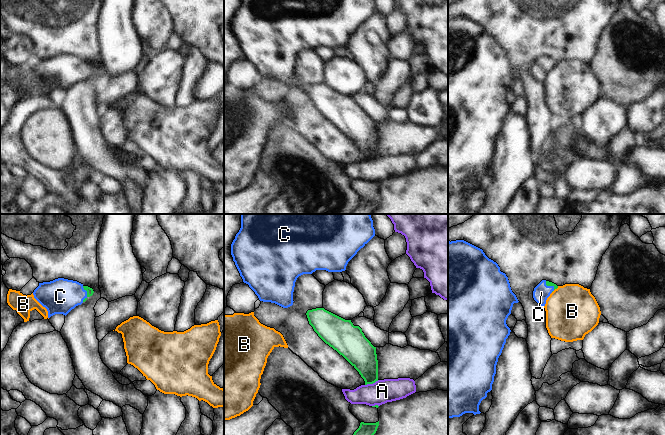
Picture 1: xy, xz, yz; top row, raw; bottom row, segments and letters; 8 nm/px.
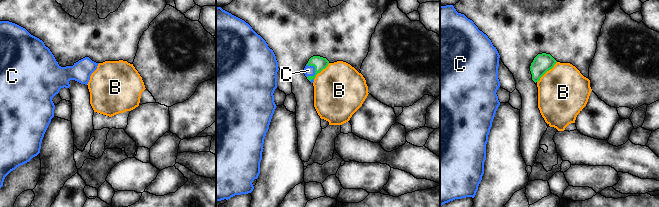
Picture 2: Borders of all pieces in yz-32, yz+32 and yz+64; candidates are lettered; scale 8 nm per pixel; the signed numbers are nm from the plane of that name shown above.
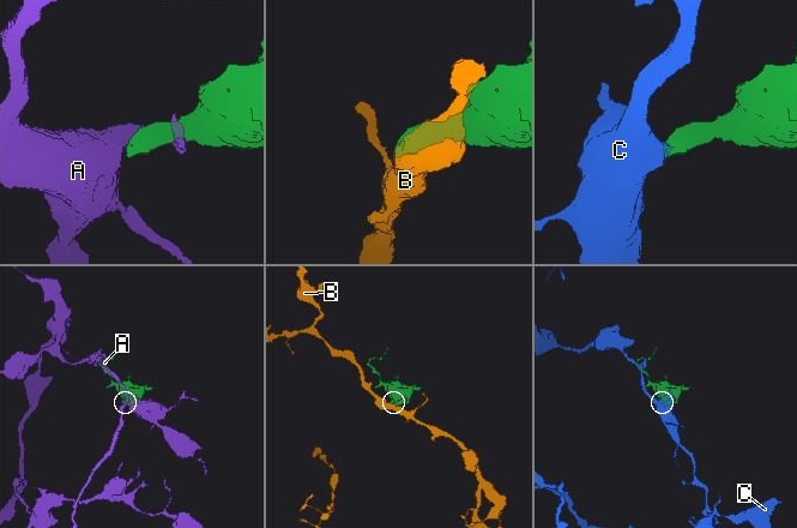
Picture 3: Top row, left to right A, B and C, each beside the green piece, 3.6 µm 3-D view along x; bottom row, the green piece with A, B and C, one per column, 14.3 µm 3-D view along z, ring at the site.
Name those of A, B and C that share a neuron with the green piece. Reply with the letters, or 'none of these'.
C

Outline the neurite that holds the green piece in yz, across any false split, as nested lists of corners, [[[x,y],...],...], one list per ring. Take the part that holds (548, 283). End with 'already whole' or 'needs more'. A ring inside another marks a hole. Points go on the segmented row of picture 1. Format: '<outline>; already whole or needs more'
[[[542,280],[534,288],[533,298],[540,306],[545,306],[547,298],[557,288],[558,286],[556,284],[546,280]]]; needs more

